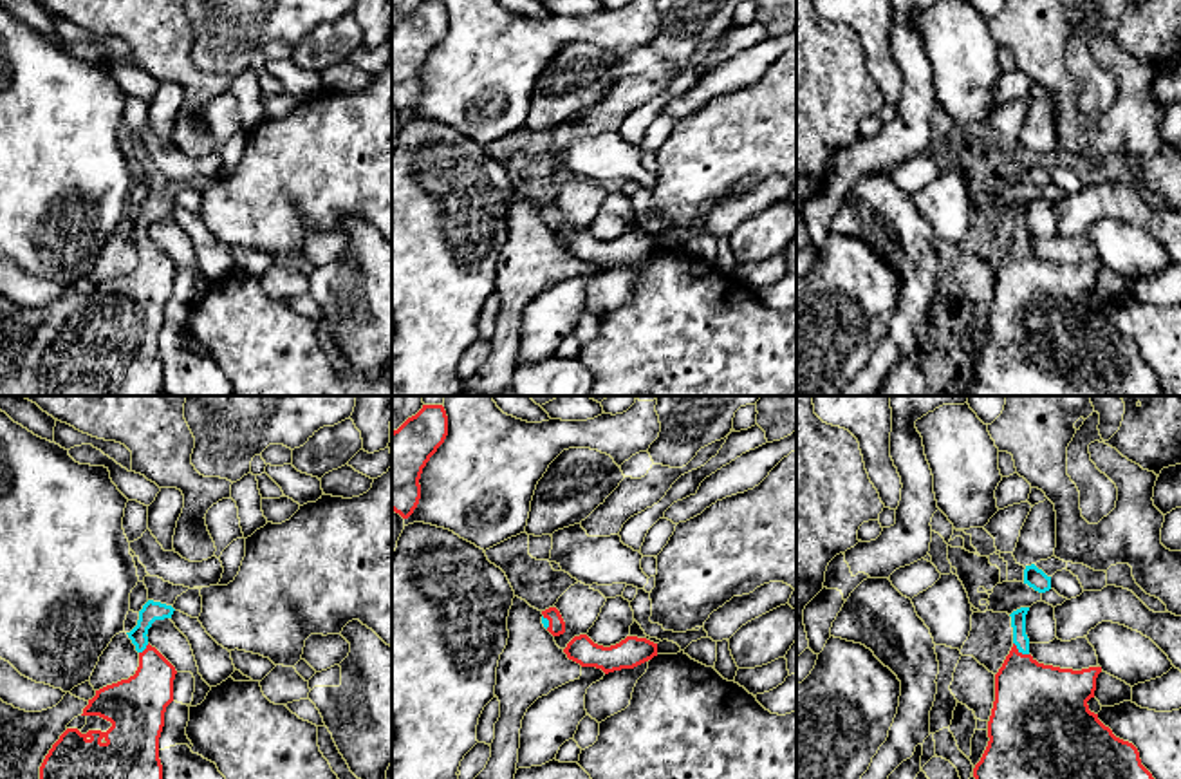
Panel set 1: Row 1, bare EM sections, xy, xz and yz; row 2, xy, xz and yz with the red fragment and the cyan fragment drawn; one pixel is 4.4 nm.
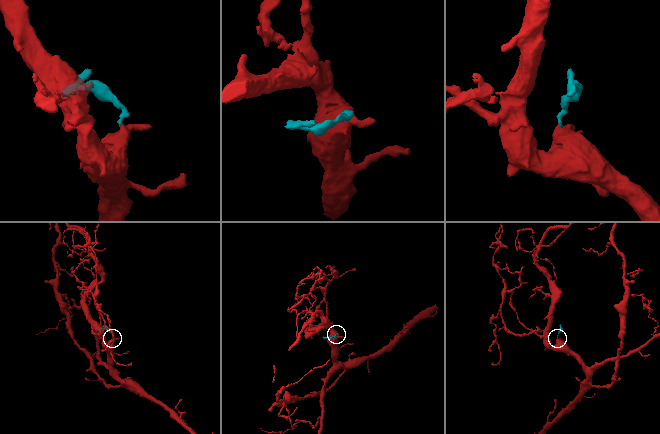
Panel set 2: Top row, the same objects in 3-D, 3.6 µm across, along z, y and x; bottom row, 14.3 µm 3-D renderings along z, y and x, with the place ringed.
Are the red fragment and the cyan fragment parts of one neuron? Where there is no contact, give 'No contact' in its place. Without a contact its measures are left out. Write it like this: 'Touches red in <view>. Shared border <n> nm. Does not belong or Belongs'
Touches red in yz. Shared border 90 nm. Belongs

